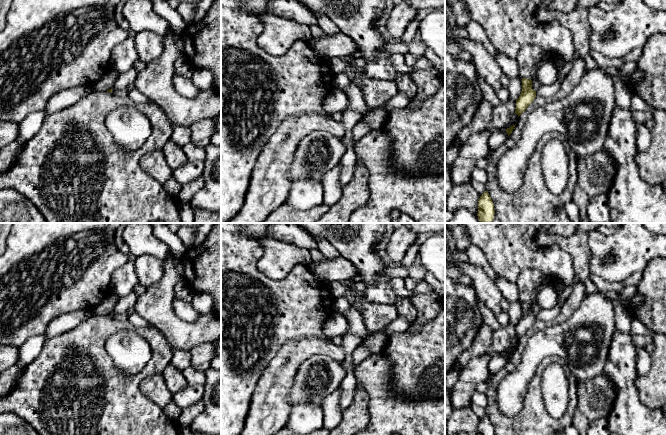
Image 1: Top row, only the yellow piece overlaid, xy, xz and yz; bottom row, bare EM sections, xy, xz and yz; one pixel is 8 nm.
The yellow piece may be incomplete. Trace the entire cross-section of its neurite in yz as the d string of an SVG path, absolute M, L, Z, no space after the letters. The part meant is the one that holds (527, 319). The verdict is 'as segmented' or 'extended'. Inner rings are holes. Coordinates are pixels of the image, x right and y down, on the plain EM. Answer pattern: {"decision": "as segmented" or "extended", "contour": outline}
{"decision": "as segmented", "contour": "M522 302L522 315L519 322L516 324L515 337L518 341L527 333L527 331L534 325L536 315L532 313L532 304Z"}

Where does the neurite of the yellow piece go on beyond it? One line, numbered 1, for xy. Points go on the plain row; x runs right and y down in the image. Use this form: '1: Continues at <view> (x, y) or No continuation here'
1: No continuation here

